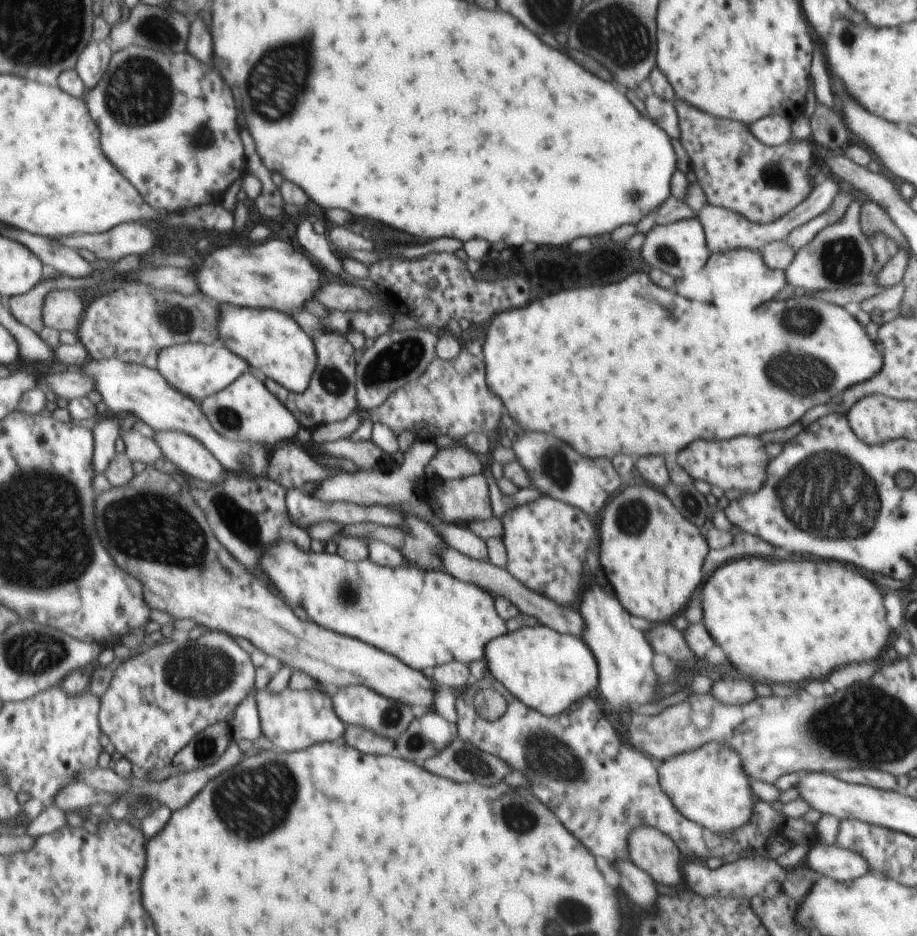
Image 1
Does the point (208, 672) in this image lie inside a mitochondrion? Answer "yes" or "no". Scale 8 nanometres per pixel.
yes

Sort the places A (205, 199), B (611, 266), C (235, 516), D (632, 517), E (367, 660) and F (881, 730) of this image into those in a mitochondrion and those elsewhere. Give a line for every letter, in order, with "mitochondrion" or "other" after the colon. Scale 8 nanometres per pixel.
A: other
B: other
C: mitochondrion
D: mitochondrion
E: other
F: mitochondrion

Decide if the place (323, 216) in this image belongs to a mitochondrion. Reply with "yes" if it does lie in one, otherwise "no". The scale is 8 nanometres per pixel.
no

